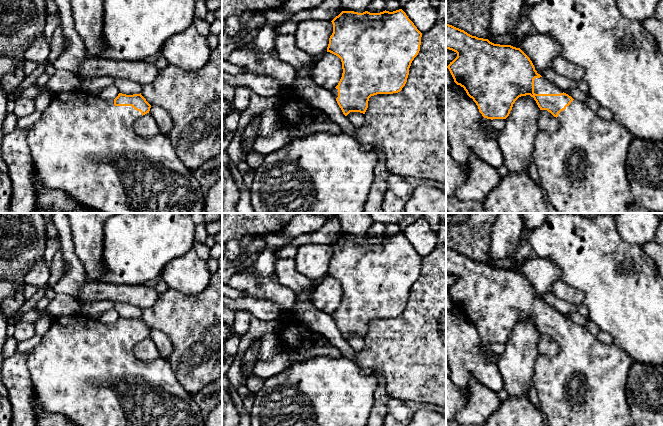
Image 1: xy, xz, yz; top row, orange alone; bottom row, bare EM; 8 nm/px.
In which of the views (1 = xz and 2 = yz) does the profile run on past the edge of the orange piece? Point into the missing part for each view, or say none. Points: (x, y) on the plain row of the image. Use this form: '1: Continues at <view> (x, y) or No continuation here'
1: Continues at xz (335, 315)
2: Continues at yz (585, 384)

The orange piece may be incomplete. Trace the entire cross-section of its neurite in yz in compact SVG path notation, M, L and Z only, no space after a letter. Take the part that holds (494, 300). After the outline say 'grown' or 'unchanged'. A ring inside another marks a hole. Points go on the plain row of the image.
M446 248L446 273L457 277L457 281L446 290L454 306L464 312L484 342L506 343L515 325L526 319L534 322L540 334L547 334L557 342L560 353L554 357L538 355L533 374L541 411L550 426L637 426L626 401L626 381L633 360L624 350L613 343L603 344L585 326L574 324L538 298L530 282L520 272L494 268Z | grown

